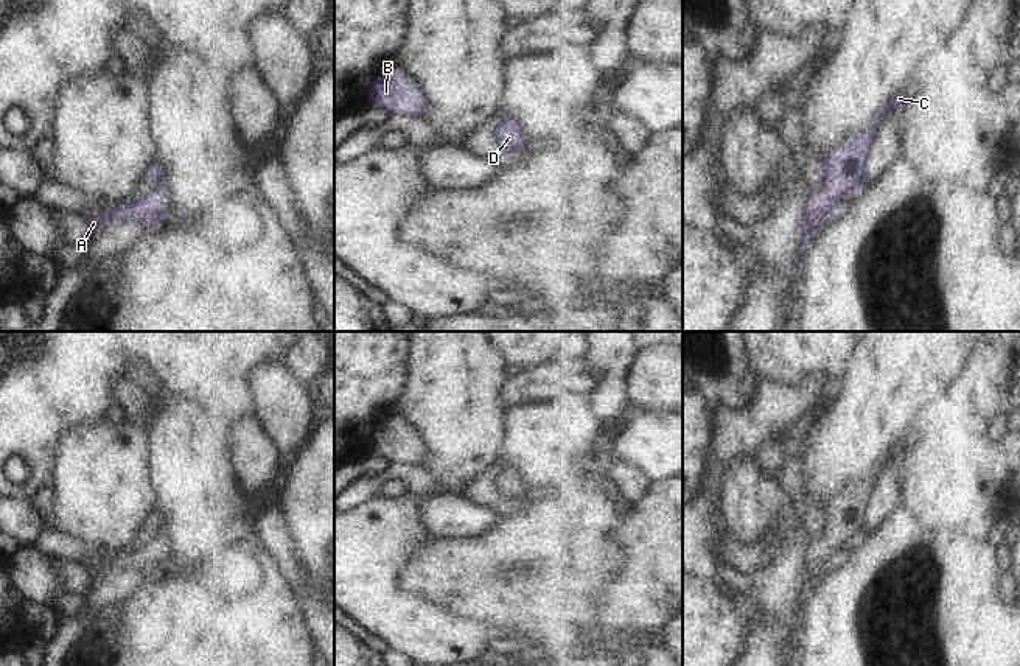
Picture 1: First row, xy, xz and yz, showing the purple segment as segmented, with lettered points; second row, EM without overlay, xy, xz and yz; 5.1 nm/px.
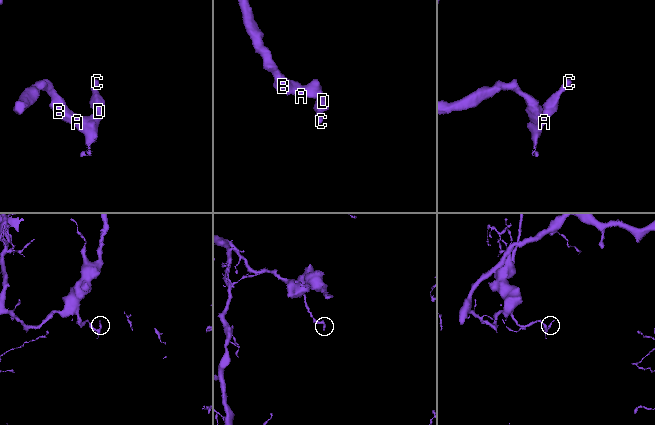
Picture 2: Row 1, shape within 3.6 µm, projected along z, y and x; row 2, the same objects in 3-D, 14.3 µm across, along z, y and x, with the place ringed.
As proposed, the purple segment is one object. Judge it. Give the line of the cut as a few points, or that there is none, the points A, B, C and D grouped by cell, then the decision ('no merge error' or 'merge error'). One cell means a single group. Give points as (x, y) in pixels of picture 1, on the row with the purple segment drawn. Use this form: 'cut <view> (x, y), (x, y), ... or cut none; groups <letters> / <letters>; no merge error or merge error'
cut none; groups A B C D; no merge error

